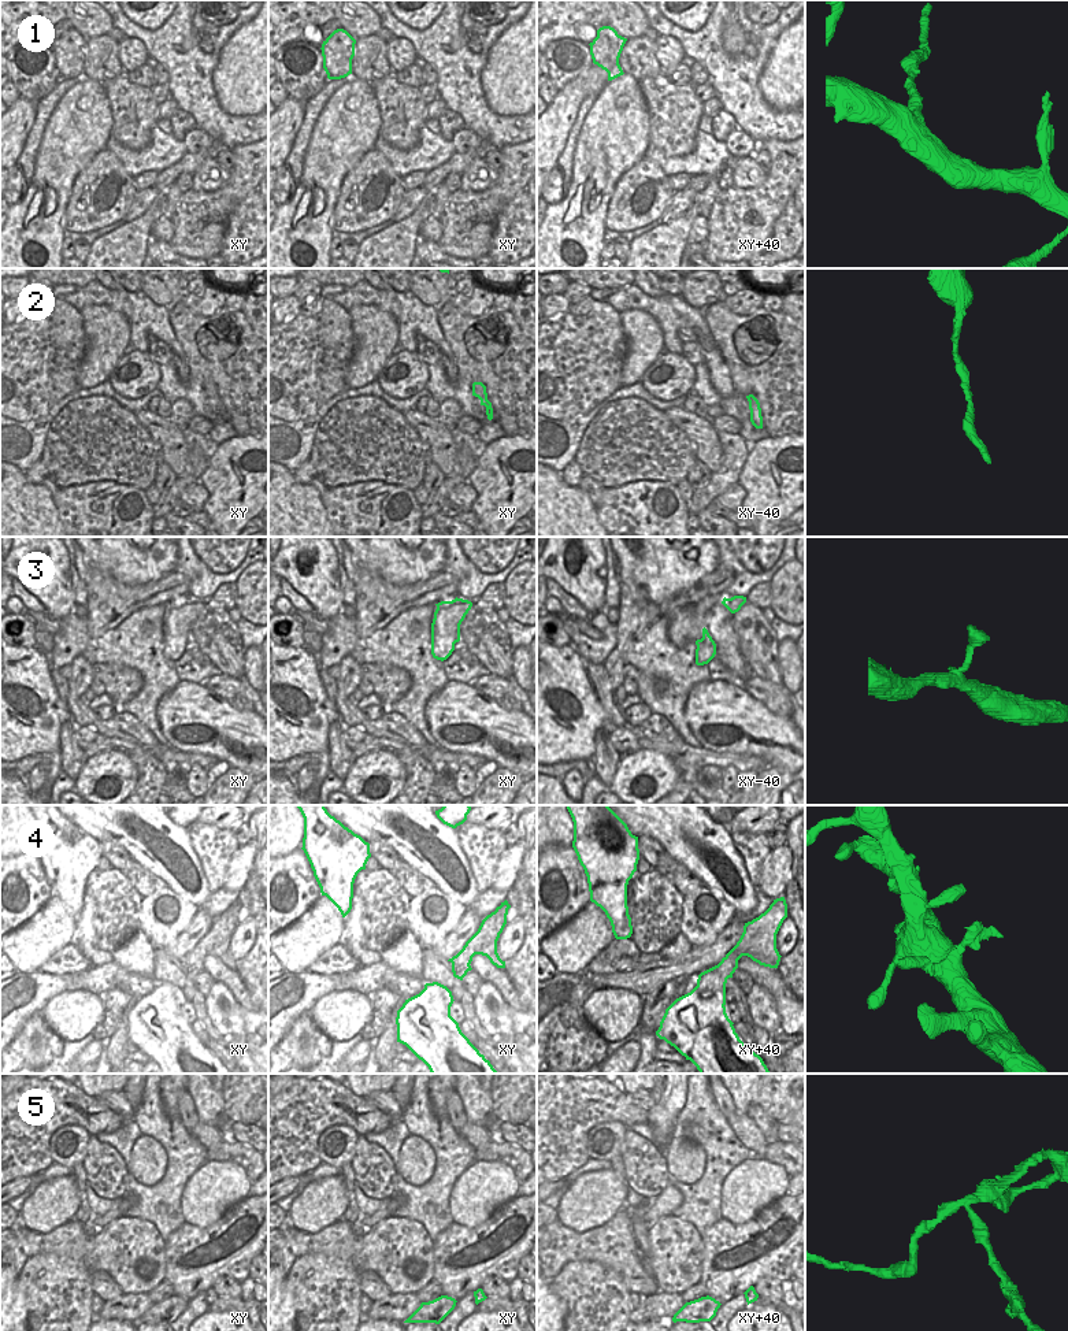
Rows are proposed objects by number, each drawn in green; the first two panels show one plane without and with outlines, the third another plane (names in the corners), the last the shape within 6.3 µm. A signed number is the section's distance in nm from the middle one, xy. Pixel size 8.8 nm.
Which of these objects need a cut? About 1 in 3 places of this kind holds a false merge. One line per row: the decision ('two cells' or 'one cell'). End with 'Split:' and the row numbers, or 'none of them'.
1: two cells
2: one cell
3: one cell
4: two cells
5: two cells
Split: 1, 4, 5

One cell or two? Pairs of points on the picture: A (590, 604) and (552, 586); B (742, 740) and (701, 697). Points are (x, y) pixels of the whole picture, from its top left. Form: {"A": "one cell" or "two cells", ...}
{"A": "two cells", "B": "one cell"}

